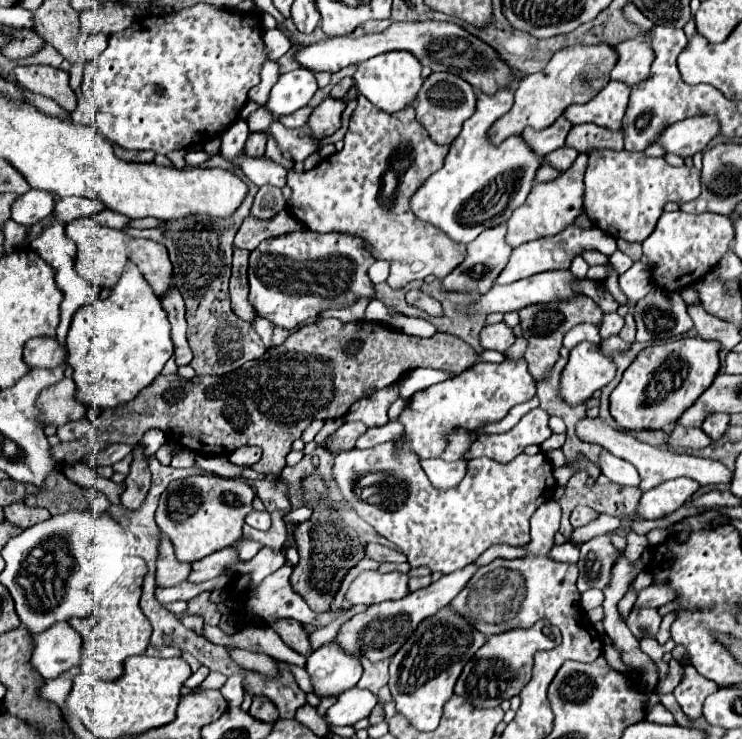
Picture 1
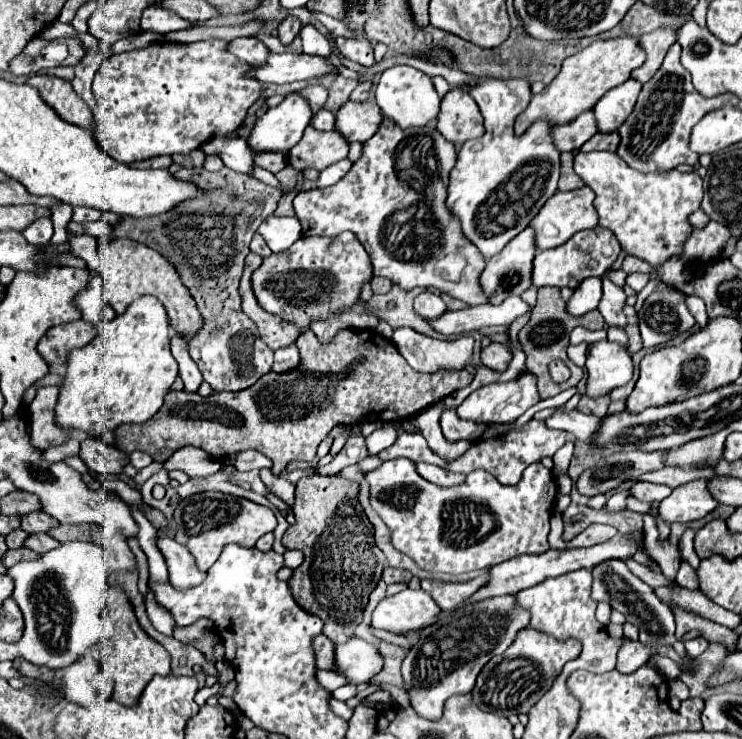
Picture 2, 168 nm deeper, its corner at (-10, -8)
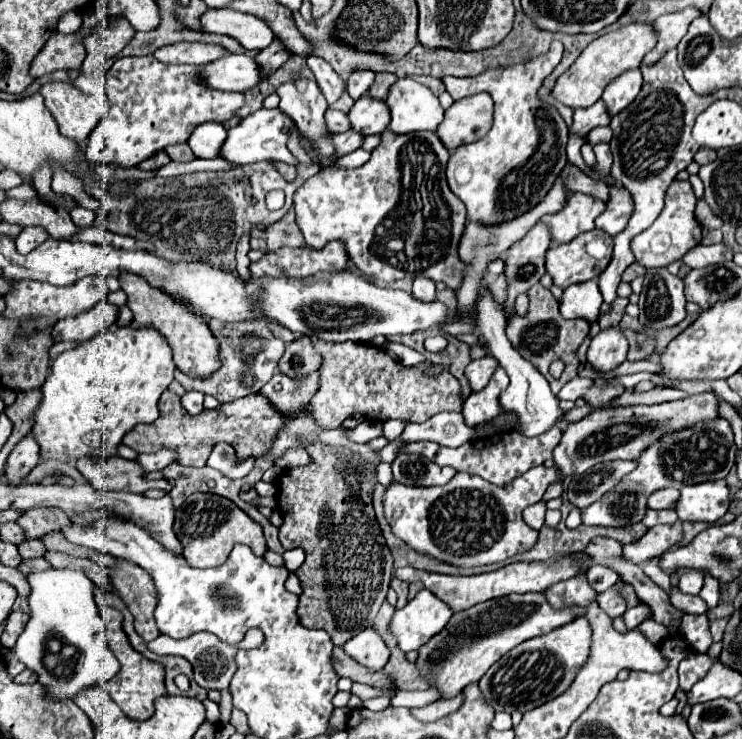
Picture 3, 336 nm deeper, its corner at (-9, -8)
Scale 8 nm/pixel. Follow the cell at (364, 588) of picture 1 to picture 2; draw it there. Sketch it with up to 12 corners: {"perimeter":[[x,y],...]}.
{"perimeter":[[422,589],[380,601],[372,627],[394,635],[420,633],[440,619]]}

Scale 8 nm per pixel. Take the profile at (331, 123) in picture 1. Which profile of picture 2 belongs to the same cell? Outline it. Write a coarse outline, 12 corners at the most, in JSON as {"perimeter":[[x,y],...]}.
{"perimeter":[[348,101],[336,111],[346,141],[376,133],[382,111],[374,101]]}

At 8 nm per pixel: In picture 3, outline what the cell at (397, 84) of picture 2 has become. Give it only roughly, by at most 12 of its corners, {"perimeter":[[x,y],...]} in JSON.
{"perimeter":[[399,79],[385,99],[395,133],[435,131],[443,107],[429,87]]}

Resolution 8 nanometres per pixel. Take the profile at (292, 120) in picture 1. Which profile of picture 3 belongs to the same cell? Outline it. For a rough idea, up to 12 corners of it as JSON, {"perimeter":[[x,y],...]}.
{"perimeter":[[327,109],[325,123],[331,133],[349,129],[347,115]]}

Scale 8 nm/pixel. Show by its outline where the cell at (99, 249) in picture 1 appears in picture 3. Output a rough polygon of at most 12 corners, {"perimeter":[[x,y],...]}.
{"perimeter":[[117,275],[133,325],[153,325],[177,369],[207,377],[217,339],[201,315],[147,279]]}

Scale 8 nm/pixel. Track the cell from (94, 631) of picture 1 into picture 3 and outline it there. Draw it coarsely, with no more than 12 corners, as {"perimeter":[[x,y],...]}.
{"perimeter":[[101,607],[105,637],[121,663],[103,687],[127,717],[153,715],[165,669],[129,645],[123,615]]}

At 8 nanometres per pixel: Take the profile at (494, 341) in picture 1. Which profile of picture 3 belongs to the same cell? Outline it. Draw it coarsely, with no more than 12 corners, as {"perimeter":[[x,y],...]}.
{"perimeter":[[493,355],[471,361],[465,369],[471,389],[485,387],[499,363]]}

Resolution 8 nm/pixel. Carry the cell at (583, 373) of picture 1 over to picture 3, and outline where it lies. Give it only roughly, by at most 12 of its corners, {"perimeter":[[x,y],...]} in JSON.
{"perimeter":[[621,329],[591,339],[587,363],[609,373],[627,359]]}

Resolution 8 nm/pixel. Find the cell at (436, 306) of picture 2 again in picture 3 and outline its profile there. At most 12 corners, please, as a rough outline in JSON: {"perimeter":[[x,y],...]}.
{"perimeter":[[413,281],[413,297],[423,303],[437,301],[435,283]]}

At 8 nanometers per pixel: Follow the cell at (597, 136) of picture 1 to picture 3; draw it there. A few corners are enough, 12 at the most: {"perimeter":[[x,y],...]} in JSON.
{"perimeter":[[597,127],[589,133],[587,143],[609,143],[611,129]]}

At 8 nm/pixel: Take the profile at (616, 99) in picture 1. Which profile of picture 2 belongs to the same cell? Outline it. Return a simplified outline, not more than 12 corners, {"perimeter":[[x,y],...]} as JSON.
{"perimeter":[[642,83],[610,89],[594,107],[598,129],[616,131],[632,113]]}

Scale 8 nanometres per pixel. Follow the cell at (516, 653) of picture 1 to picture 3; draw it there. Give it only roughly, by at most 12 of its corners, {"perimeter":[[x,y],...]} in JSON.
{"perimeter":[[583,617],[523,641],[479,679],[493,711],[531,711],[585,663]]}

